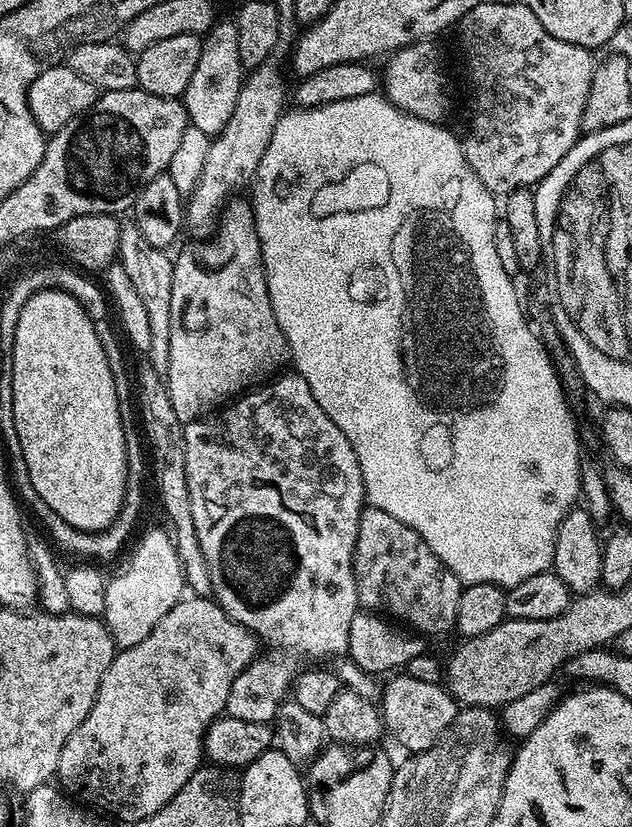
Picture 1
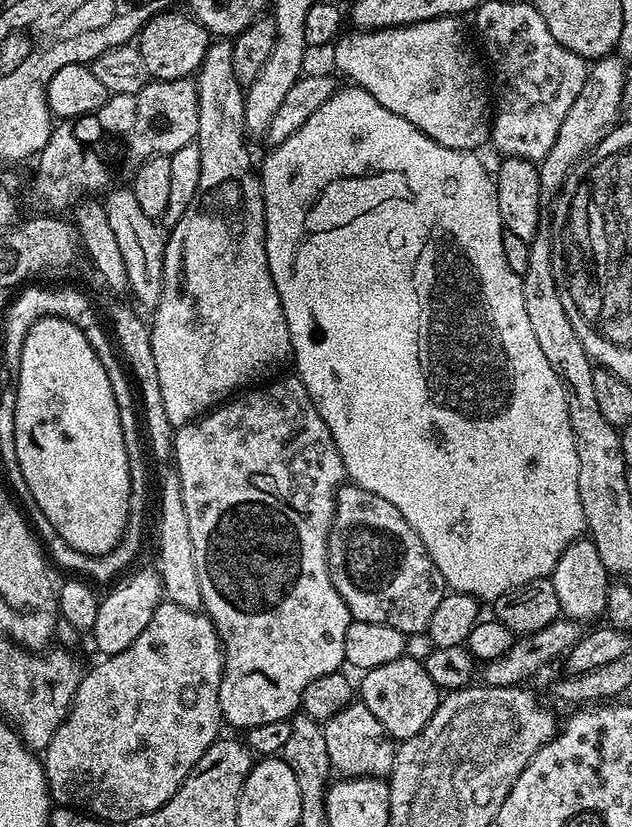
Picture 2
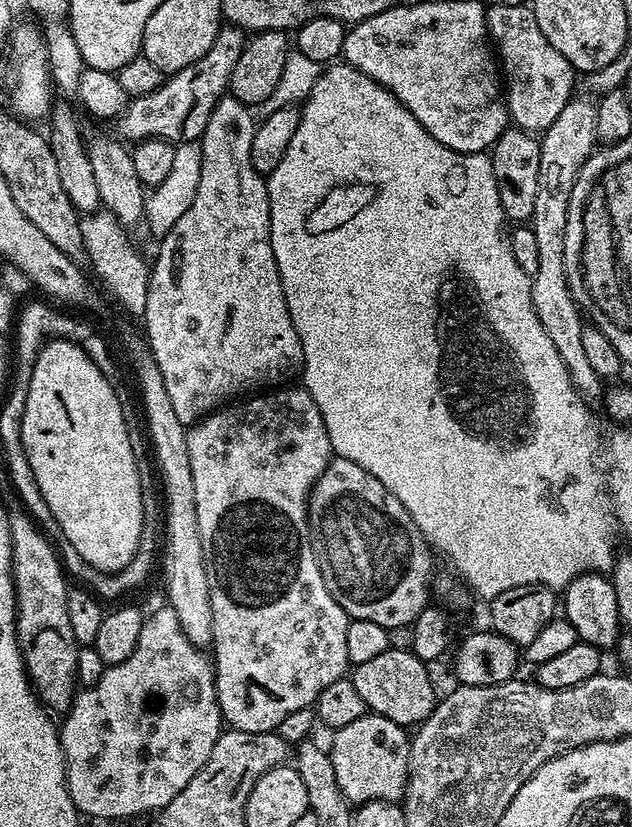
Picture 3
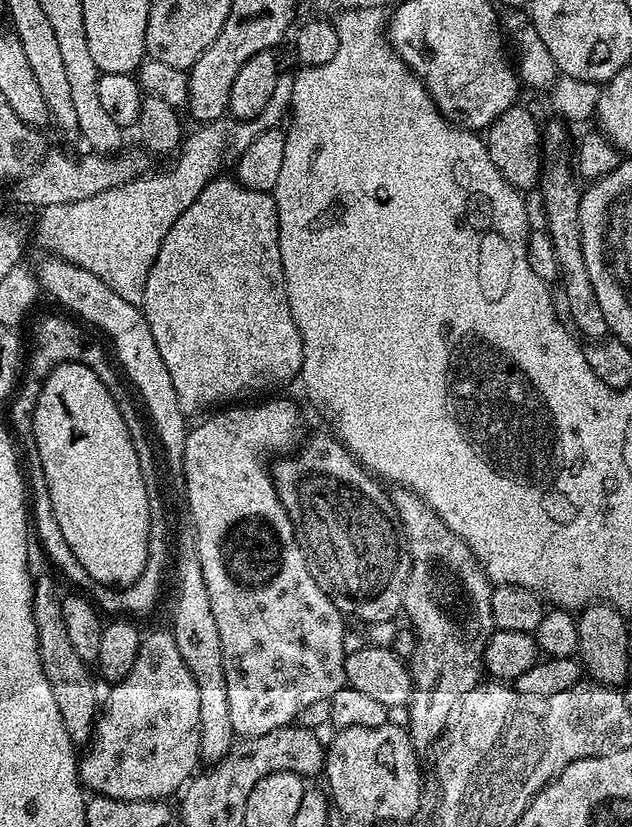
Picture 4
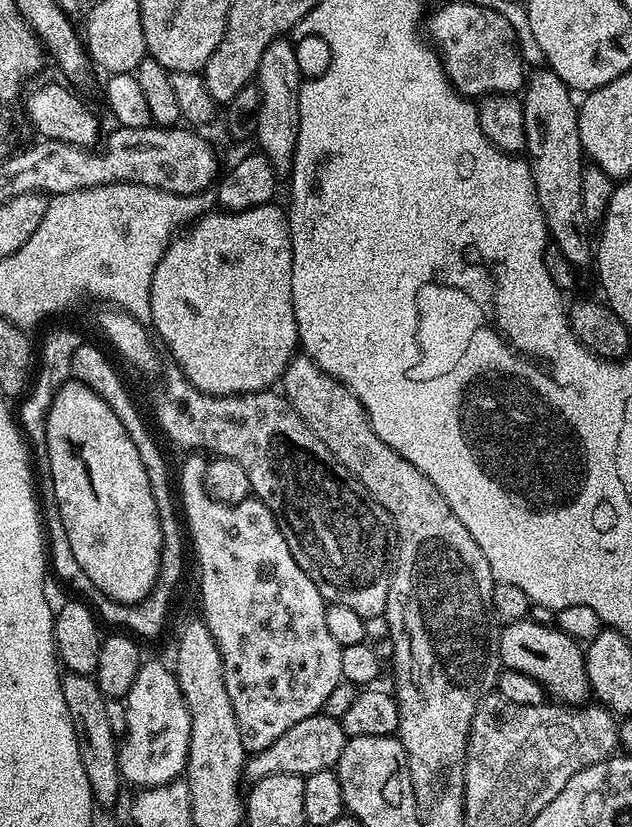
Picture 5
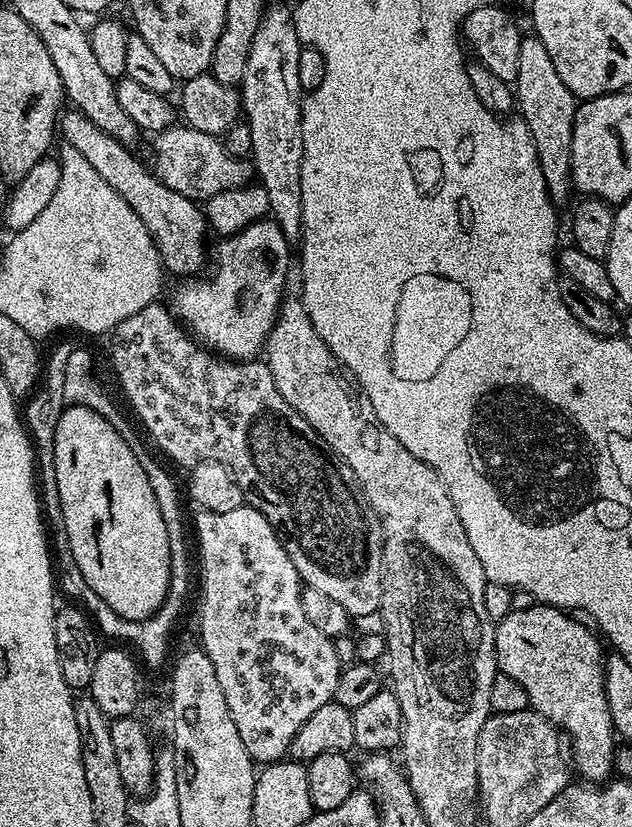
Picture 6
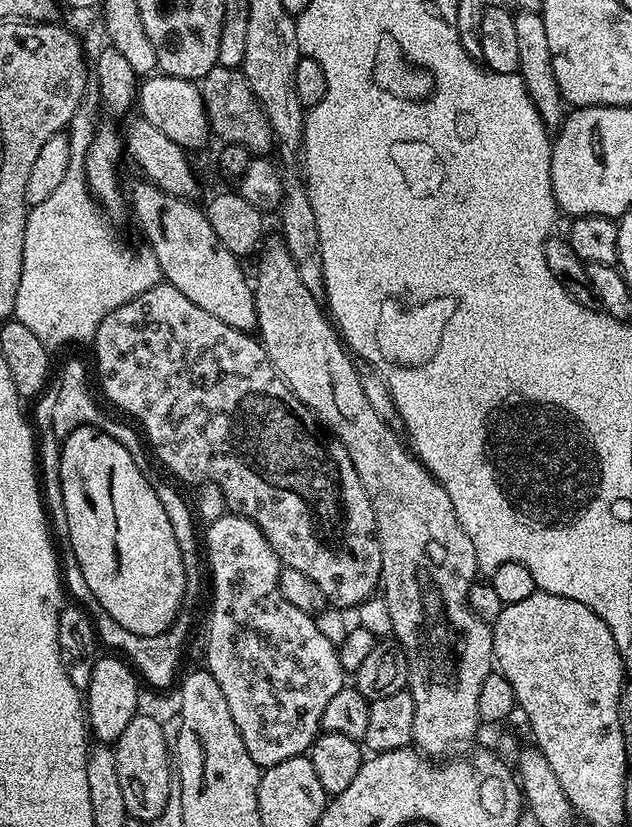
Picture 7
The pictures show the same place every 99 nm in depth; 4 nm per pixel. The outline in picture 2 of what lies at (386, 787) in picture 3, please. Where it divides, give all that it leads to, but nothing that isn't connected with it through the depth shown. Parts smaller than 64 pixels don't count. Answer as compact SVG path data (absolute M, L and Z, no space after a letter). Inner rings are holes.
M353 702L343 708L334 718L324 724L326 734L326 751L330 753L333 769L341 777L375 777L384 778L391 773L396 757L397 745L388 731L370 714L365 704Z

